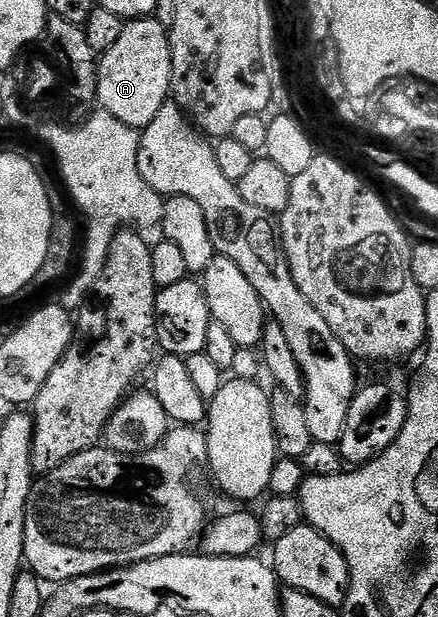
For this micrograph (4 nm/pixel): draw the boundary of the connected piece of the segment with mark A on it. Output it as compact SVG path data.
M154 18L126 21L121 34L117 37L117 43L109 46L109 50L98 57L97 63L98 107L104 112L113 114L113 118L117 118L117 122L125 126L136 130L147 128L149 122L157 118L161 106L168 103L171 95L171 37L168 28L161 26L161 22L157 22Z

